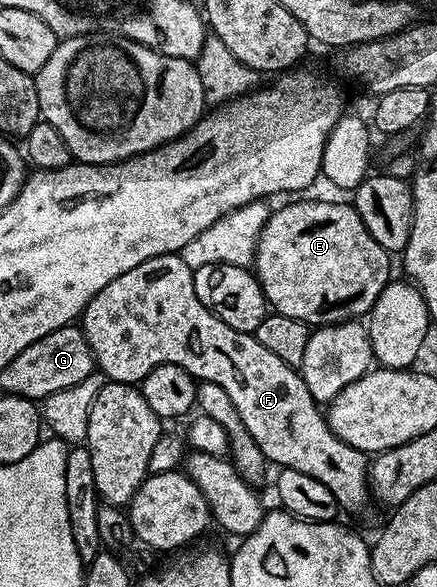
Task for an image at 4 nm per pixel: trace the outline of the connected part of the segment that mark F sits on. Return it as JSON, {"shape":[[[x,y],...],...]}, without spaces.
{"shape":[[[178,254],[158,255],[137,265],[137,269],[129,269],[129,273],[121,273],[121,277],[117,277],[117,281],[109,281],[109,285],[105,285],[105,289],[101,289],[101,293],[97,293],[97,297],[93,297],[93,301],[89,301],[89,305],[84,309],[81,316],[81,330],[83,336],[89,341],[89,349],[95,358],[96,368],[106,375],[110,382],[139,385],[157,365],[165,365],[166,363],[181,365],[181,369],[188,371],[195,380],[213,381],[213,385],[221,385],[221,389],[225,389],[225,393],[229,393],[233,405],[237,405],[237,413],[241,413],[241,421],[245,421],[245,429],[249,429],[249,437],[253,437],[253,441],[257,441],[257,449],[261,449],[263,458],[267,460],[268,464],[275,466],[276,463],[276,468],[279,469],[292,467],[297,469],[297,473],[306,473],[308,477],[321,481],[321,485],[325,485],[325,489],[329,489],[329,493],[333,493],[333,497],[337,497],[340,508],[344,512],[359,511],[366,505],[367,499],[369,500],[368,452],[353,449],[353,445],[341,441],[341,437],[337,437],[331,432],[326,414],[321,410],[320,404],[315,402],[313,393],[309,393],[302,374],[296,368],[285,365],[285,361],[281,361],[281,357],[276,357],[270,349],[265,349],[265,345],[261,345],[261,341],[257,341],[252,332],[238,331],[225,325],[225,321],[221,321],[221,317],[214,315],[210,307],[201,305],[201,301],[197,297],[197,289],[193,289],[193,268],[185,265],[185,261]]]}

